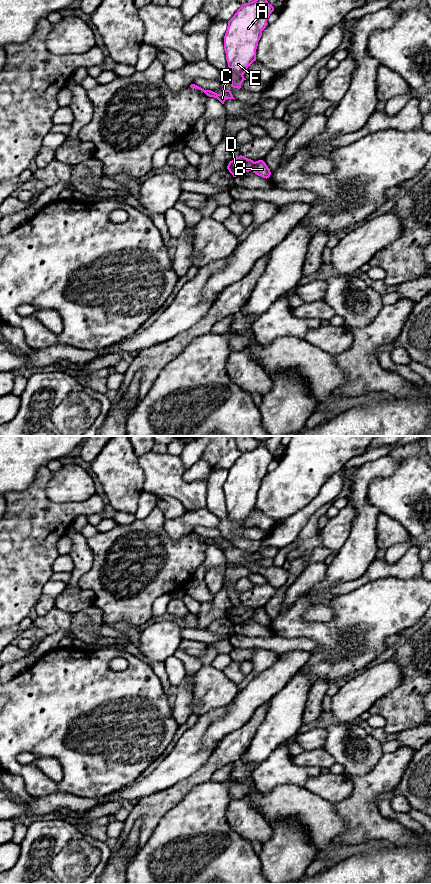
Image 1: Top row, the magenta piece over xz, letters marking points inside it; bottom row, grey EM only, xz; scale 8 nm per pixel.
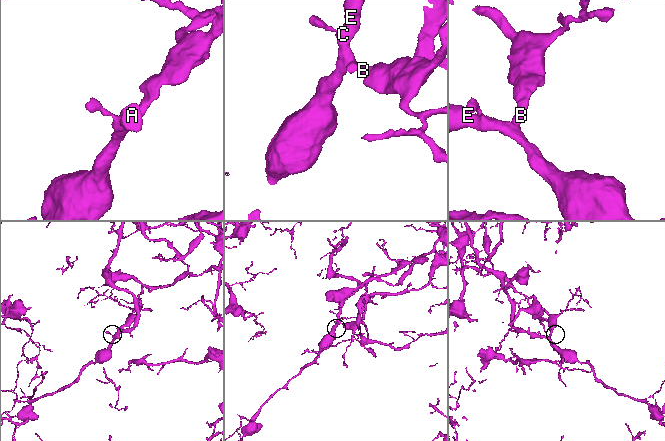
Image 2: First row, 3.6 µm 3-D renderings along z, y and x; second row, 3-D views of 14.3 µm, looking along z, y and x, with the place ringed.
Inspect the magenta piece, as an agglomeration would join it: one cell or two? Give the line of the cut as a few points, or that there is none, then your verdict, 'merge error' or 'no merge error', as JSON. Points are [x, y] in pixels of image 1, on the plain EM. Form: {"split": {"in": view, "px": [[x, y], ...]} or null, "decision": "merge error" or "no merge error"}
{"split": {"in": "xz", "px": [[254, 610], [251, 618]]}, "decision": "merge error"}

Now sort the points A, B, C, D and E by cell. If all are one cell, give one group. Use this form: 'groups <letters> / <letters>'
groups A C D E / B

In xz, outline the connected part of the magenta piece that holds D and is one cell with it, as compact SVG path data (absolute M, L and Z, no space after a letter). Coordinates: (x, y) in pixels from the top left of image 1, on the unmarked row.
M240 603L239 605L233 606L233 608L229 610L227 617L233 625L236 625L252 619L253 614L253 608Z

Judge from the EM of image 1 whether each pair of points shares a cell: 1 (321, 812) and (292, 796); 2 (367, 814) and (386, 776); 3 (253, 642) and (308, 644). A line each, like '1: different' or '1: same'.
1: same
2: same
3: same

